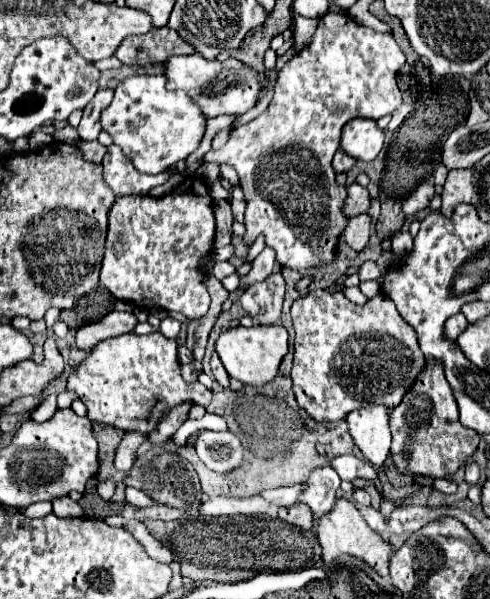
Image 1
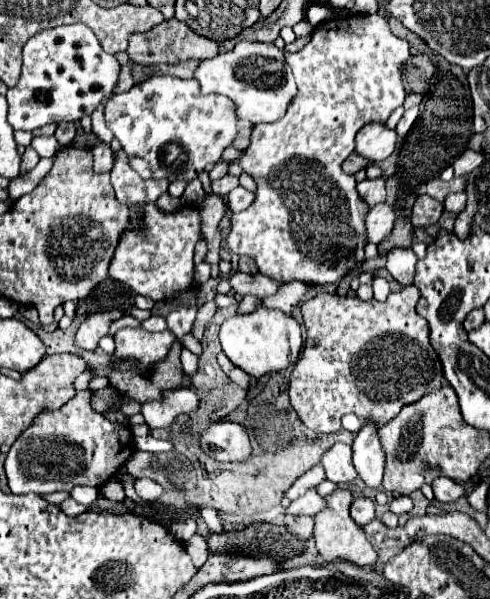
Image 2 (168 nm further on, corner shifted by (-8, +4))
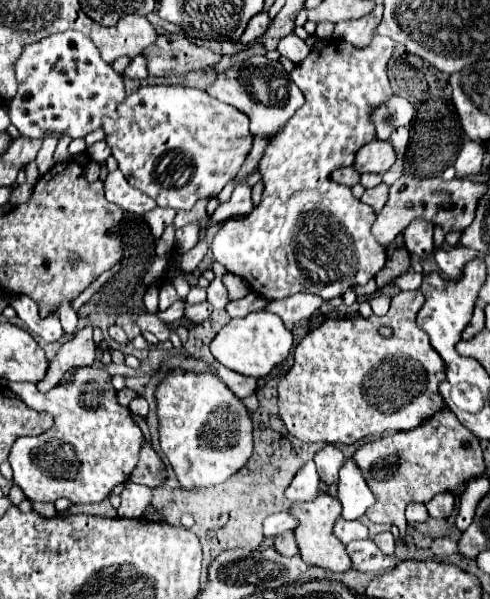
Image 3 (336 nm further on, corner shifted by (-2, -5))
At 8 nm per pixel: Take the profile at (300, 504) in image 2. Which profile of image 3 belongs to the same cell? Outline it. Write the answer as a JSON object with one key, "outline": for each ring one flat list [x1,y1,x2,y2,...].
{"outline":[[282,511,282,513,274,513,274,515,266,517,262,533,264,533,264,539,278,537,278,535,282,535,286,531,296,529,296,525,298,525,298,521,288,511]]}

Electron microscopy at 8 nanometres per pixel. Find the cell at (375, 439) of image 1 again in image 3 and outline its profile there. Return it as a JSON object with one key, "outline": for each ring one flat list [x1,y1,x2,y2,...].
{"outline":[[348,459,342,469,340,469,340,481,338,481,338,493,336,493,342,511,340,517,348,519,348,521,356,521,360,519,368,507,374,505,374,495,368,489,358,465]]}

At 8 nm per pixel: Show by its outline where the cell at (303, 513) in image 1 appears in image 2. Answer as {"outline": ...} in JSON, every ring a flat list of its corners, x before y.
{"outline":[[284,516,284,524,300,538,300,540,308,540,312,536,314,530,314,518,312,516]]}

